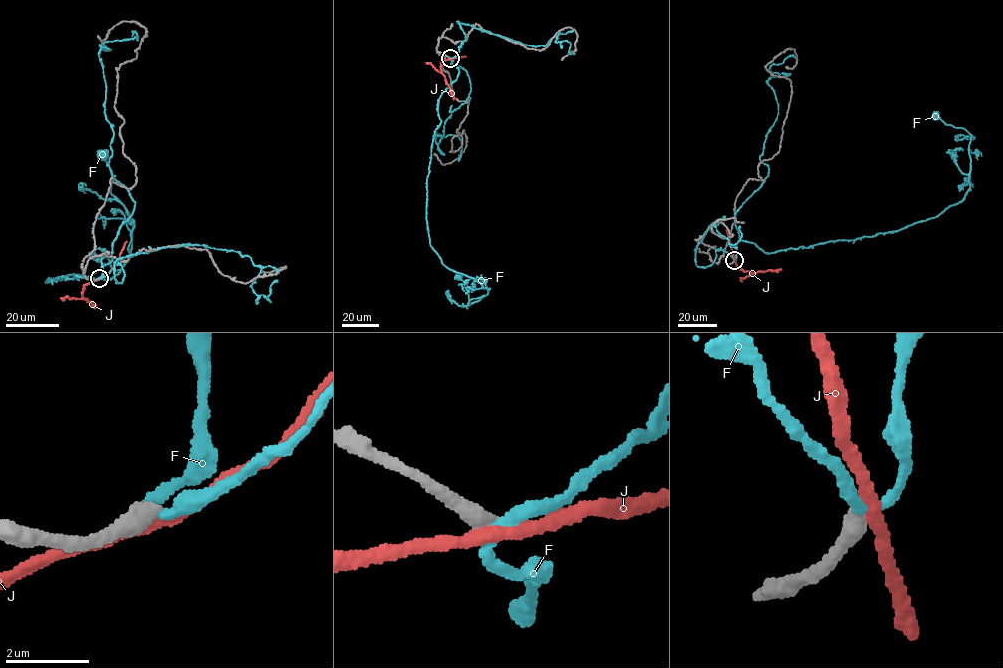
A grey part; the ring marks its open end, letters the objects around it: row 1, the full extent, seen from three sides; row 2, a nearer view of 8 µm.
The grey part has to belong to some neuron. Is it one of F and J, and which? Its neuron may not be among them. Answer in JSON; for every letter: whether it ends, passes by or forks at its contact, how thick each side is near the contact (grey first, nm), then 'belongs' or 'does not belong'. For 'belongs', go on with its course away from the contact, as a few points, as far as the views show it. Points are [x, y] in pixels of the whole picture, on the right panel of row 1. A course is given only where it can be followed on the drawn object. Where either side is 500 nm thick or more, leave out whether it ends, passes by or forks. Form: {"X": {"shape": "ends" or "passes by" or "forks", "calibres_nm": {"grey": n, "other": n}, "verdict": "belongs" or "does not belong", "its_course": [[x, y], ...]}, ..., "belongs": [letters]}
{"F": {"shape": "passes by", "calibres_nm": {"grey": 480, "other": 240}, "verdict": "does not belong"}, "J": {"calibres_nm": {"grey": 500, "other": 280}, "verdict": "does not belong"}, "belongs": []}

